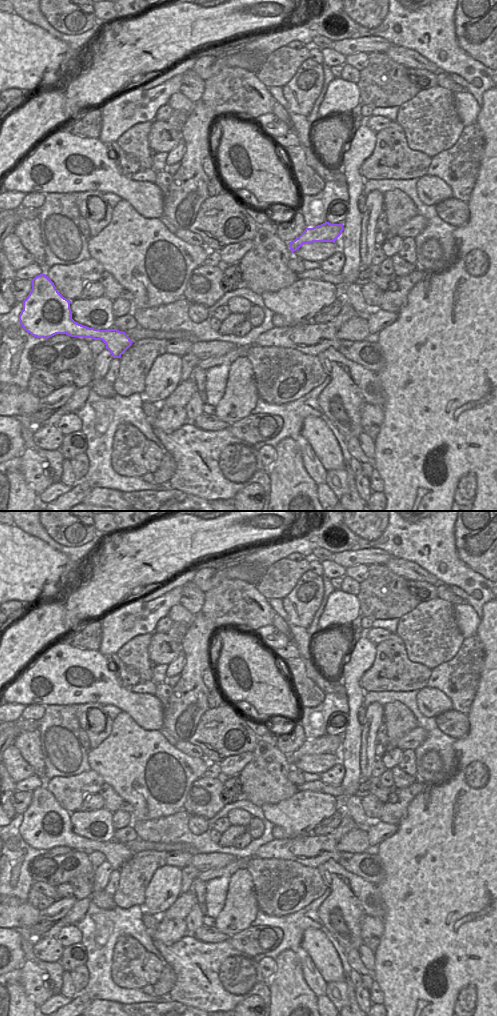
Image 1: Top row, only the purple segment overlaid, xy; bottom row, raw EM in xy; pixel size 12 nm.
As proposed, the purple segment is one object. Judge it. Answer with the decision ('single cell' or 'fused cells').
fused cells

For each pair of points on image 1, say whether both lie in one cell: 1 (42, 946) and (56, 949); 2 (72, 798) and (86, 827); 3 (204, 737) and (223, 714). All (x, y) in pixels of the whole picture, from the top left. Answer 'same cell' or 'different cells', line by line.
1: same cell
2: different cells
3: same cell

